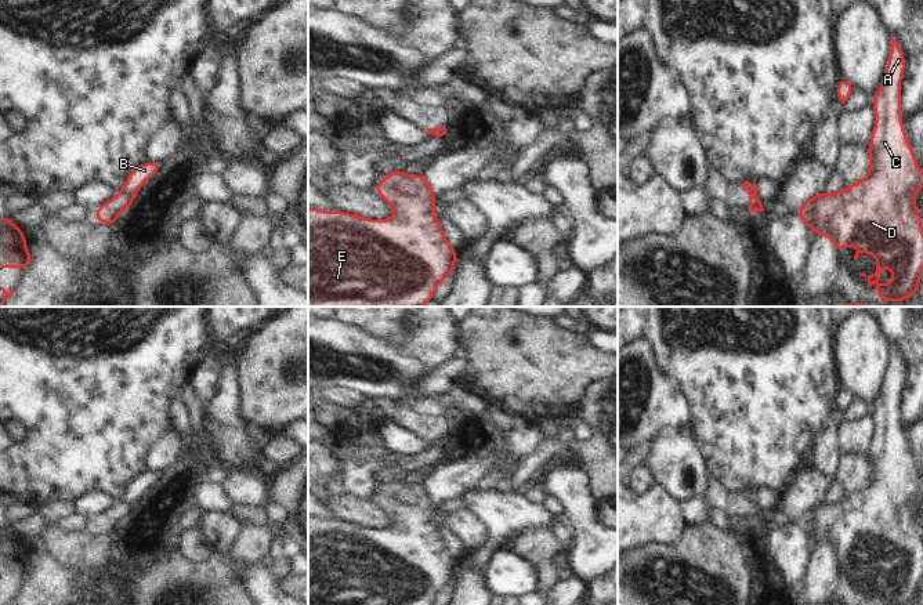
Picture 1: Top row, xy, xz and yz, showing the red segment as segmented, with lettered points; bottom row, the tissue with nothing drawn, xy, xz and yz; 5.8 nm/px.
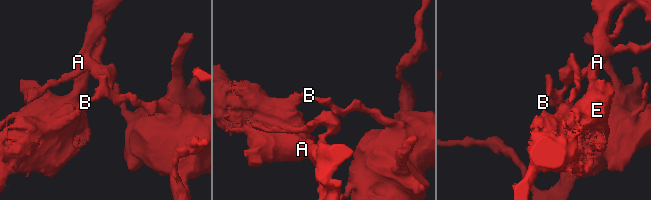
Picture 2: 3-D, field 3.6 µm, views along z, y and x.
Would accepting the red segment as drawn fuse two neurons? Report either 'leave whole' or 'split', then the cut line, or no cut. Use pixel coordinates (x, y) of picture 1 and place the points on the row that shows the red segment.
split; cut xy (120, 191), (133, 198)

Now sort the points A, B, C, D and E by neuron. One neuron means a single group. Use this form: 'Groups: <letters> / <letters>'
Groups: A C D E / B.

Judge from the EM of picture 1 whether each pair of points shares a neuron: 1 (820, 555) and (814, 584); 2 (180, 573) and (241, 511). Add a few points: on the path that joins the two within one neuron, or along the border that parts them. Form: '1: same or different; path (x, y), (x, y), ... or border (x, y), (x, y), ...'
1: same; path (820, 562), (820, 578)
2: different; border (239, 522), (265, 525)

